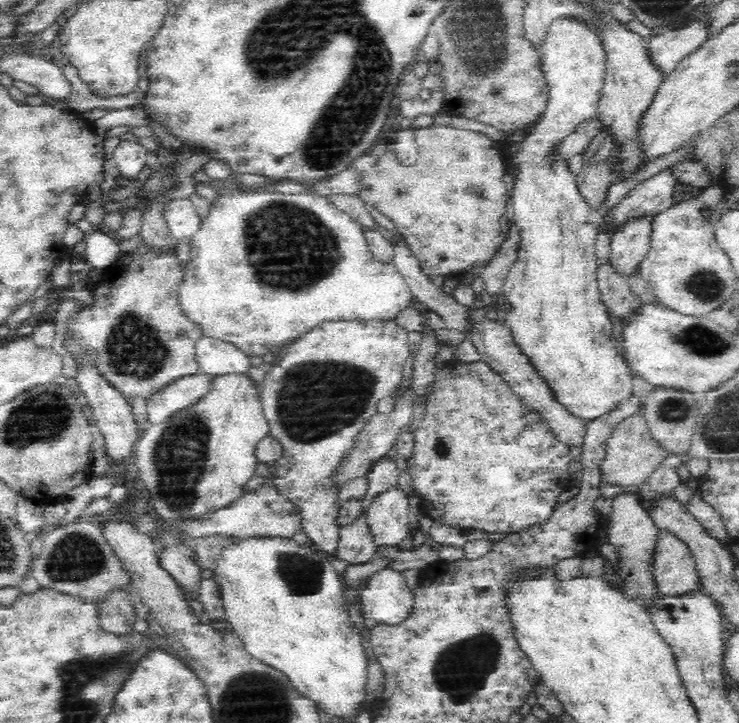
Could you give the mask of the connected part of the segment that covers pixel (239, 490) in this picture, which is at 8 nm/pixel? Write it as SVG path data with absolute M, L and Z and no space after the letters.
M237 374L215 377L214 388L197 405L173 414L168 422L151 424L136 441L133 454L143 482L140 487L146 488L150 493L147 504L156 521L155 532L174 534L181 540L177 545L193 547L195 538L187 534L188 524L206 520L212 513L230 506L246 493L244 486L256 474L256 464L259 462L256 456L257 446L269 434L260 392L247 375Z

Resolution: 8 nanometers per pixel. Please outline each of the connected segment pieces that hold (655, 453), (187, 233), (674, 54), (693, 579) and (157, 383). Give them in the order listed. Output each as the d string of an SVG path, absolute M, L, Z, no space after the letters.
M639 403L636 410L614 428L606 448L607 452L601 466L605 476L604 481L619 486L639 487L650 476L652 470L656 470L669 455L668 451L652 436L643 403Z
M174 198L166 201L161 217L178 240L188 241L201 226L201 219L190 198Z
M694 21L692 24L682 29L673 29L665 31L656 31L654 36L651 37L649 42L646 42L646 55L648 55L648 61L652 61L652 68L656 69L656 72L663 78L672 74L672 71L678 66L678 63L690 52L696 50L698 46L710 34L706 31L703 21Z
M658 529L656 534L654 563L654 575L662 595L680 598L702 590L688 545L667 530Z
M139 245L131 252L122 252L102 277L91 284L92 304L79 307L64 334L63 346L74 358L77 372L84 373L92 369L116 389L120 397L128 401L128 405L136 398L148 402L159 391L174 385L179 378L196 374L199 368L195 346L203 336L198 325L188 320L180 308L179 286L182 281L183 272L177 257L166 251L154 251Z

